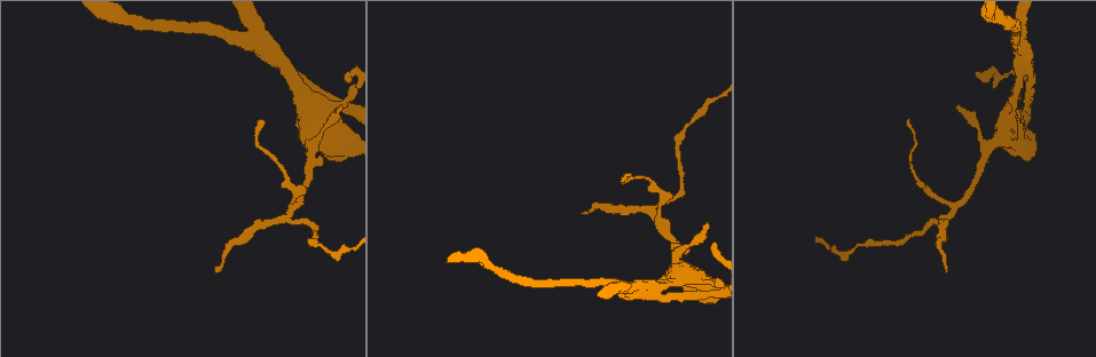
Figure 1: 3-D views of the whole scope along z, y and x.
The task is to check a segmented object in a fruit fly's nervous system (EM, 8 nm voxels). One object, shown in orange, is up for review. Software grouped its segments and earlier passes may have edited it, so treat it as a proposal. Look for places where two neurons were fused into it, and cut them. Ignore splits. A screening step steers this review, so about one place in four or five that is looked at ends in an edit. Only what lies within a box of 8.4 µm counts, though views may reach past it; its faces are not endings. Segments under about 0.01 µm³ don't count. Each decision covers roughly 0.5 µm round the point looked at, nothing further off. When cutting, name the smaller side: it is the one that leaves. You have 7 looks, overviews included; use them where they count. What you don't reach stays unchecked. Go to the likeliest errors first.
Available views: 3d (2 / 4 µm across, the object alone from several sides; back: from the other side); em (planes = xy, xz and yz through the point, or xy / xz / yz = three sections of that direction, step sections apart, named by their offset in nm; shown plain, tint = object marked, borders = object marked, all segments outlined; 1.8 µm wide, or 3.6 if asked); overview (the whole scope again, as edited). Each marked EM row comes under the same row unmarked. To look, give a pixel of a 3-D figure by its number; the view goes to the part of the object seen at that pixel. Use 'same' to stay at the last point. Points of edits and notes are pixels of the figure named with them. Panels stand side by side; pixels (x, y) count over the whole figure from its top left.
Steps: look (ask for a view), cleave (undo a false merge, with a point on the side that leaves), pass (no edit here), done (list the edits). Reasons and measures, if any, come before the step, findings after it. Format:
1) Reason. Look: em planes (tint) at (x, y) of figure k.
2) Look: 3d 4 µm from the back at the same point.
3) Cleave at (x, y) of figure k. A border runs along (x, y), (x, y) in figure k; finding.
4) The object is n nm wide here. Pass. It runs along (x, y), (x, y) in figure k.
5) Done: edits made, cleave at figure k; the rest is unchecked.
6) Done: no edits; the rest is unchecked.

Three arms meet. Look: 3d 2 µm from the back at (261, 45) of figure 1.

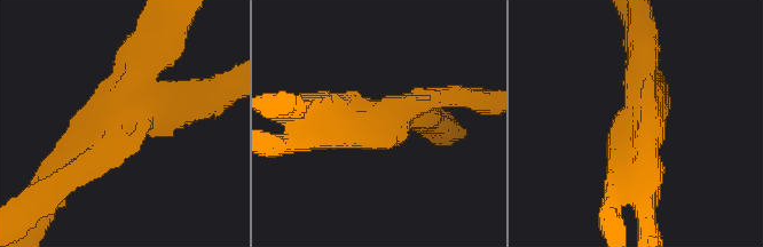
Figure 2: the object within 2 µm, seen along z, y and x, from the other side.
3 arms meet here; the arms are 200, 240, 280 nm wide. Look: em xz step 16 (tint) at (378, 115) of figure 2.

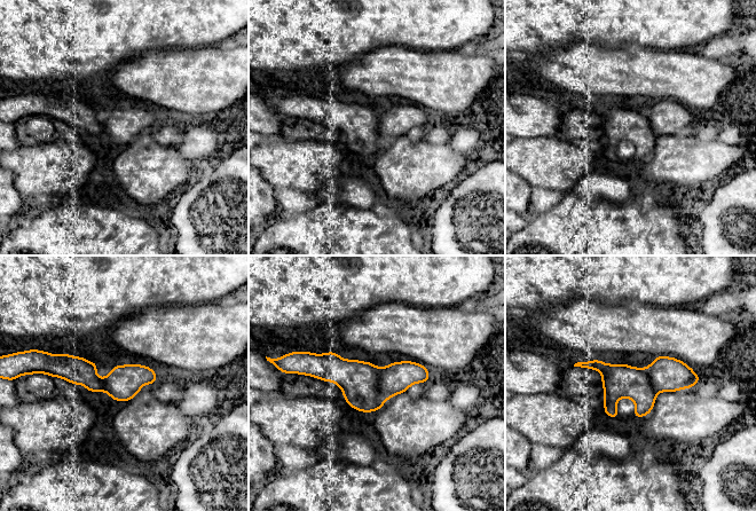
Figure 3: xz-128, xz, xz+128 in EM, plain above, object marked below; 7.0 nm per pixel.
Cleave at (359, 380) of figure 3. Two neurons meet here.

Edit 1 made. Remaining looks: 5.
See it whole again. Look: overview.

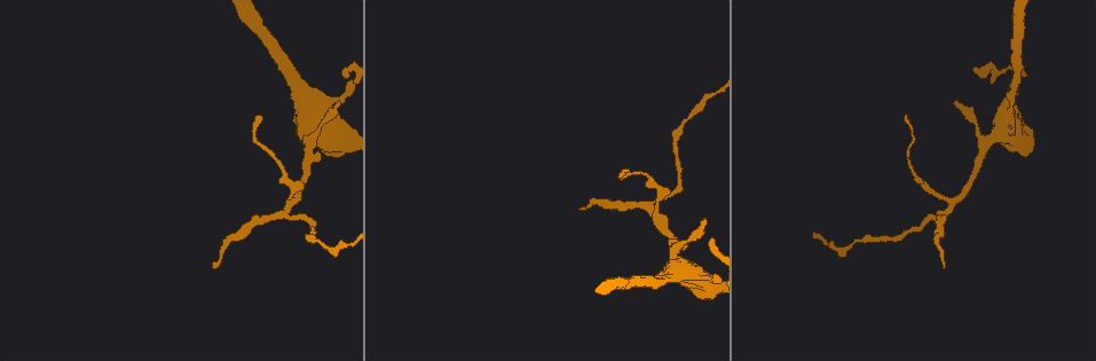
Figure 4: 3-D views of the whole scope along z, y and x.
Branch point. Look: em planes (tint) at (311, 128) of figure 4.

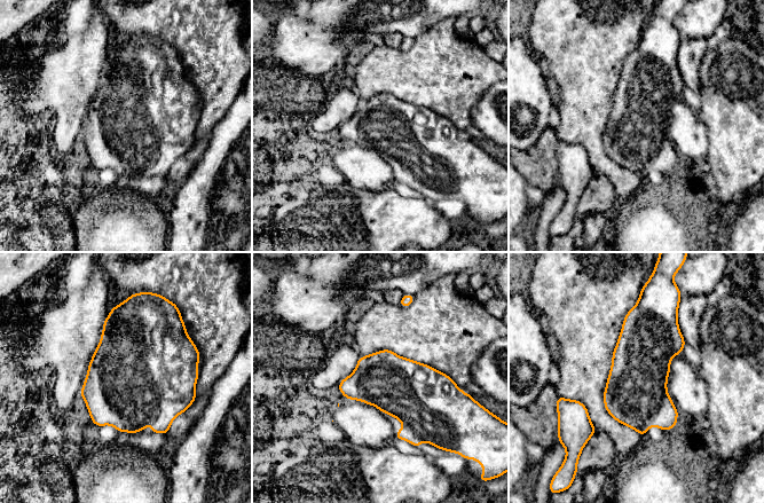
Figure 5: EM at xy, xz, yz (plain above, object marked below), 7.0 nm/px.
The object is 420 nm wide here. Pass. Continuous, no second neuron.

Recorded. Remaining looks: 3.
Looks like a crossing. Look: 3d 2 µm at (651, 203) of figure 4.

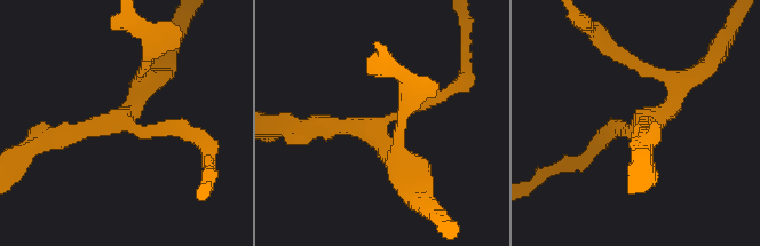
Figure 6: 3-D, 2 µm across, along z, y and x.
4 arms meet here; now the EM. Look: em yz step 16 (tint) at (377, 130) of figure 6.

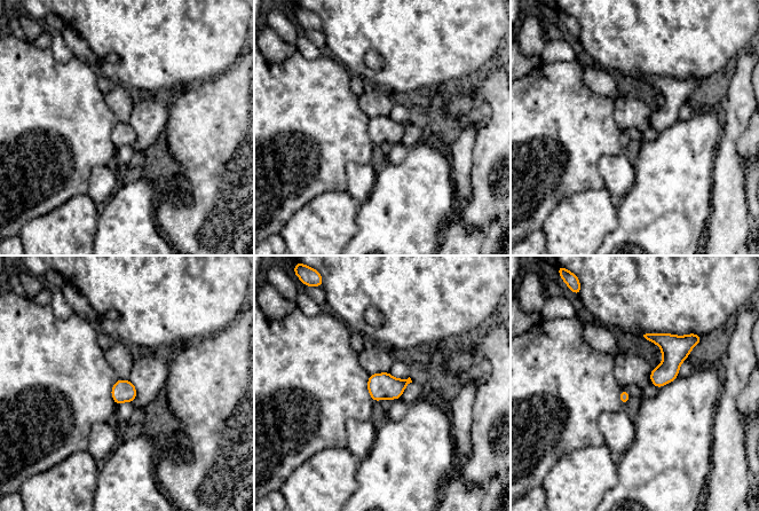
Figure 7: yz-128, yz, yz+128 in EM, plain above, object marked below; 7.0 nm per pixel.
Another direction. Look: em planes (tint) at the same point.

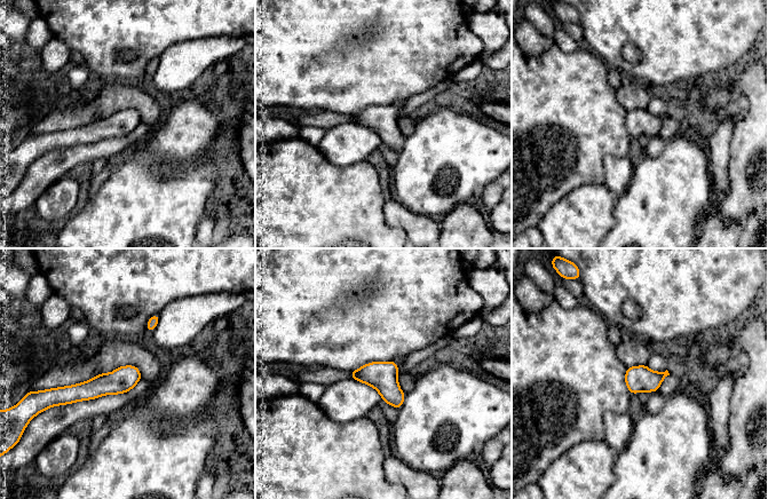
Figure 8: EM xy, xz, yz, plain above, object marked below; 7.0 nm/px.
Pass. It runs along (137, 374), (84, 391), (61, 394) in figure 8; all the same neuron.

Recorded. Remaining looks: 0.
Done: edits made, cleave at figure 3; the rest is unchecked.

